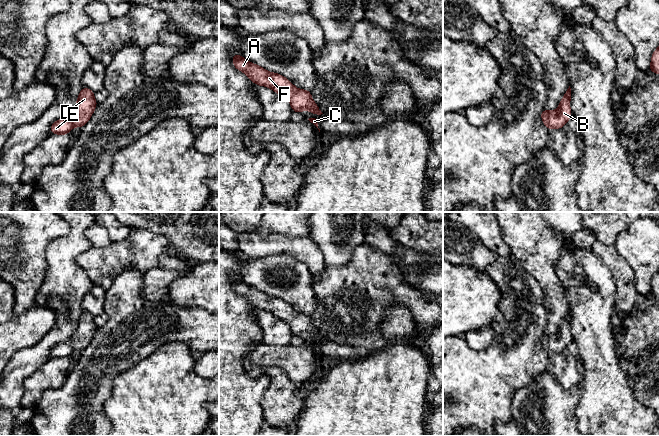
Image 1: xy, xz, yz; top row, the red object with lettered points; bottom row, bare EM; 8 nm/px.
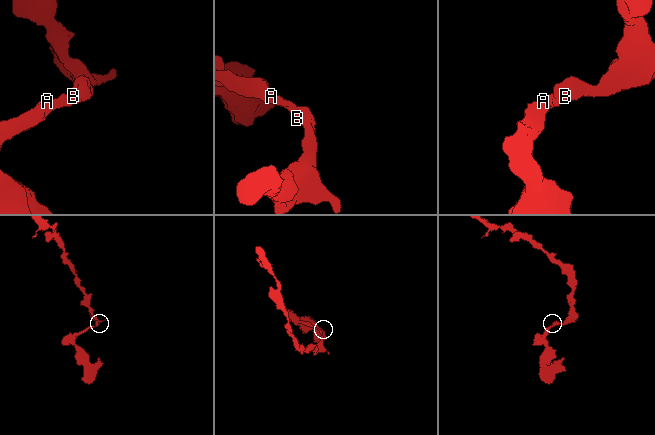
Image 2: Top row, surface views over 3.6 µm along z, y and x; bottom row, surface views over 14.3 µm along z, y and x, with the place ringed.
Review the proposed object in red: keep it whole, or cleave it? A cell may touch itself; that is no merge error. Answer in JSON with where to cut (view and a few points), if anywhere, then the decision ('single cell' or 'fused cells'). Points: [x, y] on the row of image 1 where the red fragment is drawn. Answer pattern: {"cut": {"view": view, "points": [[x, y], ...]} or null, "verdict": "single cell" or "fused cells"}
{"cut": null, "verdict": "single cell"}

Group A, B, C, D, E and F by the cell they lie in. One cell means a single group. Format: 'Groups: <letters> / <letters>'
Groups: A B C D E F

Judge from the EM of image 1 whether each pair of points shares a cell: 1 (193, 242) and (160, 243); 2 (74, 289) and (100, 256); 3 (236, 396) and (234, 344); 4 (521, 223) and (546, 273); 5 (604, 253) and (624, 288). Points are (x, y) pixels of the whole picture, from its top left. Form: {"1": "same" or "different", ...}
{"1": "different", "2": "different", "3": "same", "4": "same", "5": "same"}

